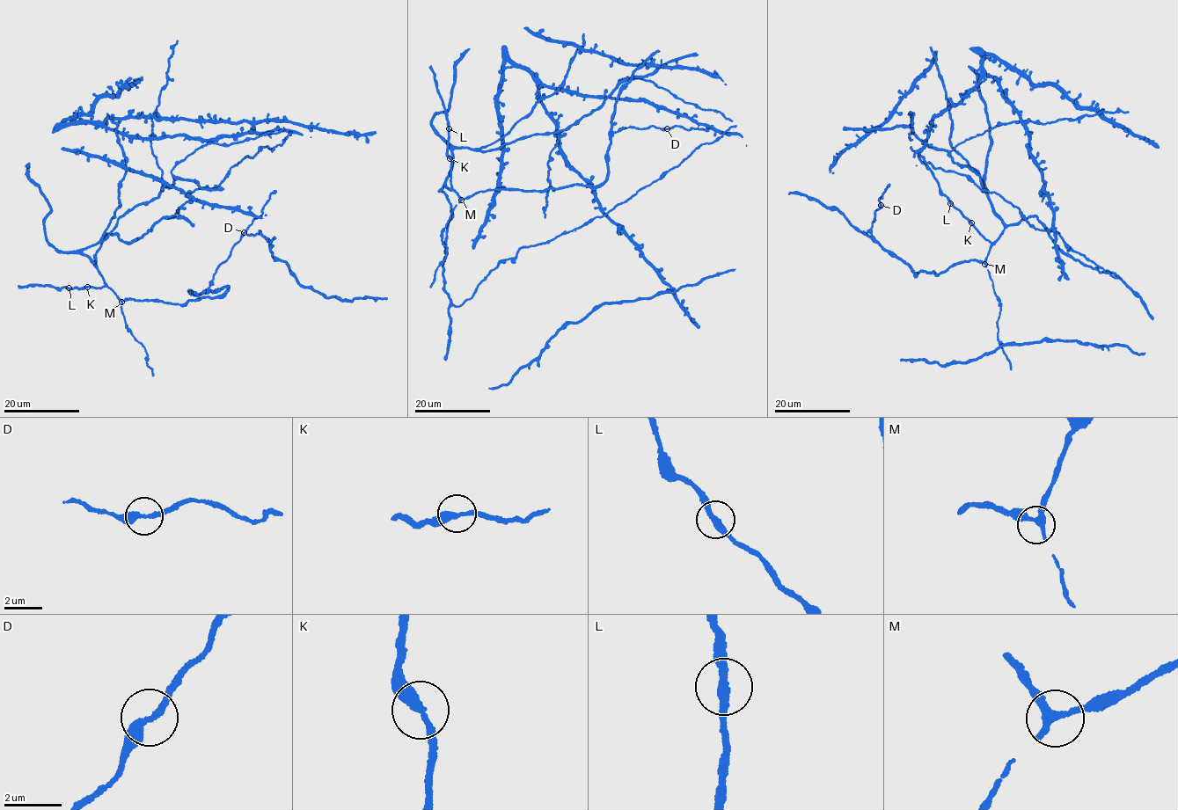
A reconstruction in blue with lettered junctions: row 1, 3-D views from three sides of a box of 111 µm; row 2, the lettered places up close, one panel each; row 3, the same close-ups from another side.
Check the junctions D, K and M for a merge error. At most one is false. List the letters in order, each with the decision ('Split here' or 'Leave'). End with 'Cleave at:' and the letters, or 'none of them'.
D: Leave
K: Leave
M: Leave
Cleave at: none of them

